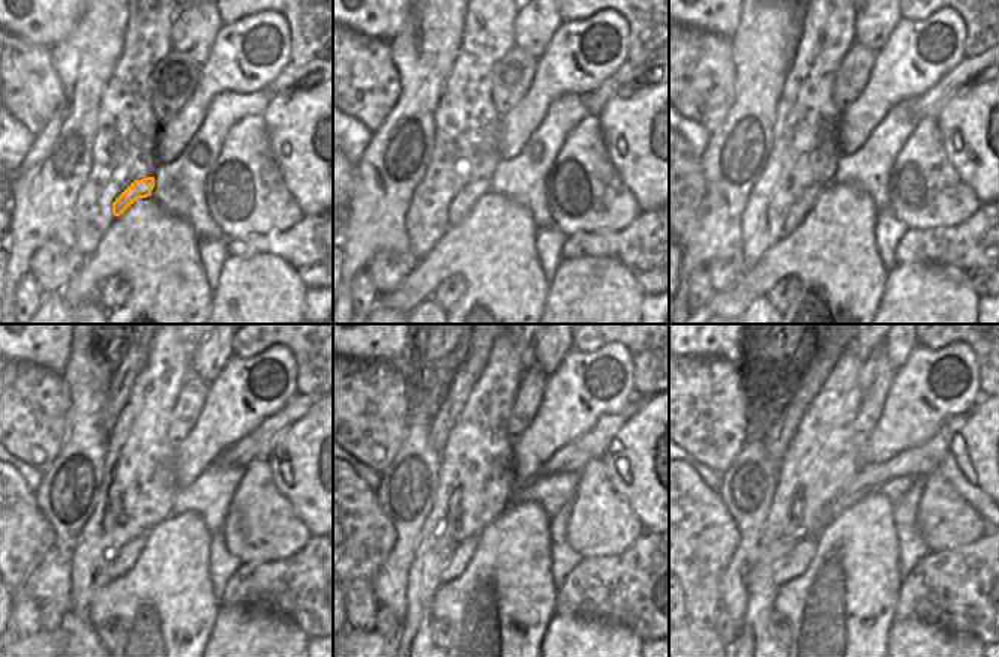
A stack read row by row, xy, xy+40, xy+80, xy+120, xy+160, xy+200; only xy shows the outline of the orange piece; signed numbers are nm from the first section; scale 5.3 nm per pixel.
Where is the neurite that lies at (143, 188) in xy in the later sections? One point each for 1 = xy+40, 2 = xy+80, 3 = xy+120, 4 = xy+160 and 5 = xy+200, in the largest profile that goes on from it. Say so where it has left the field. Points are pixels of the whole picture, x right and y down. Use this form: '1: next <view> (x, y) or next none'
1: next xy+40 (462, 203)
2: next xy+80 (801, 207)
3: next xy+120 (131, 551)
4: next xy+160 (464, 554)
5: next xy+200 (795, 564)

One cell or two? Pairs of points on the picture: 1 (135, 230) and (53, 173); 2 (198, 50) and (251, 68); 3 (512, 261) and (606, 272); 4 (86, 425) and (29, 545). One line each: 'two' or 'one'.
1: two
2: two
3: two
4: two

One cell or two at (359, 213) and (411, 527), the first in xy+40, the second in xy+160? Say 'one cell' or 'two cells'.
one cell

